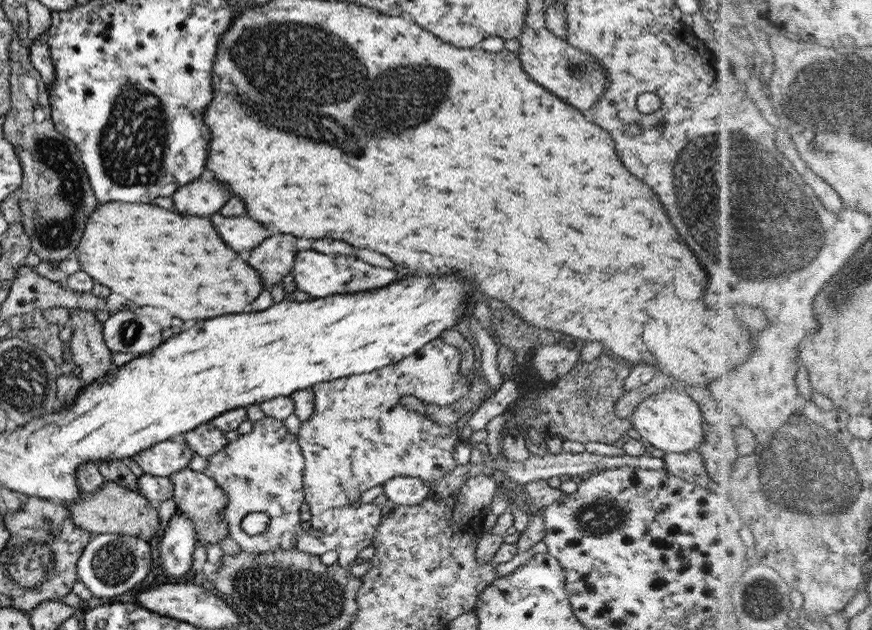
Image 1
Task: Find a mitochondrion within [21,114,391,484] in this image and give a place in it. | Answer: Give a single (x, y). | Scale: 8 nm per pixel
(58, 210)

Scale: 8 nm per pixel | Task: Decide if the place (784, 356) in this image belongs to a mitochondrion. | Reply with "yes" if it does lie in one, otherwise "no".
no

